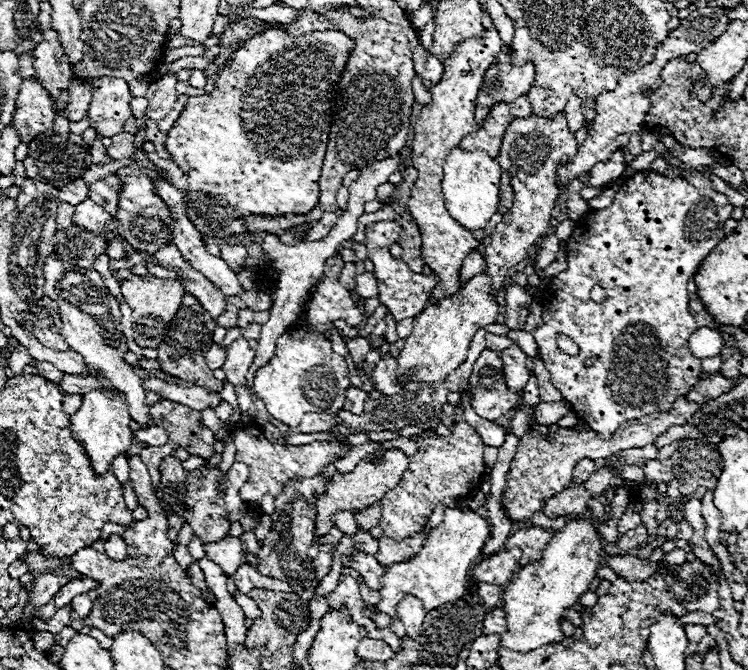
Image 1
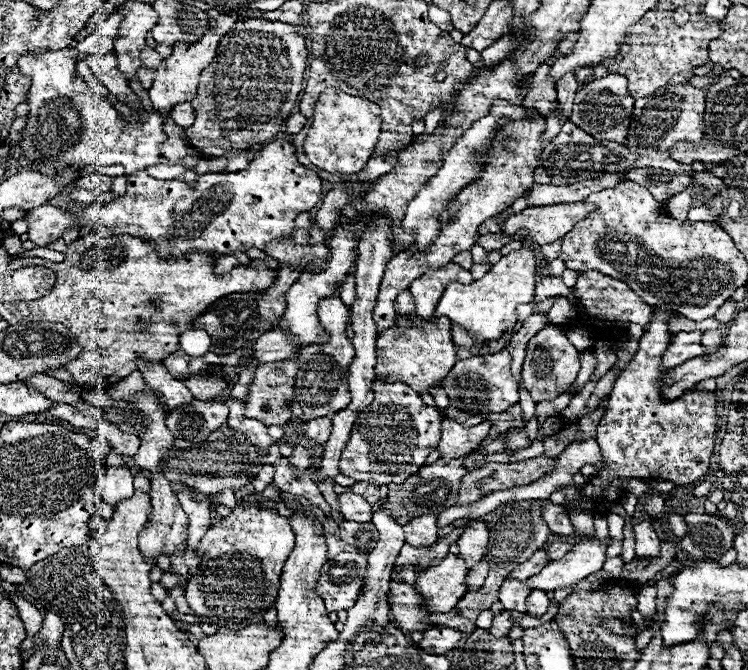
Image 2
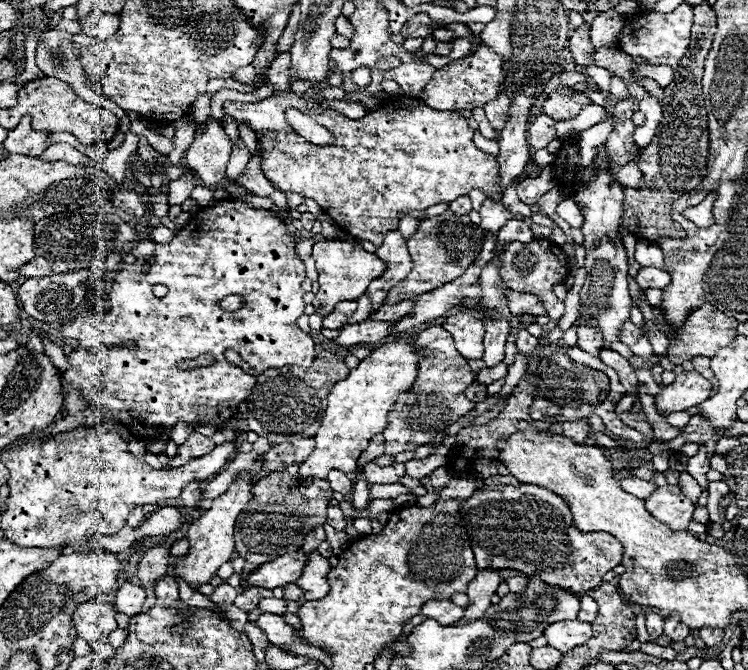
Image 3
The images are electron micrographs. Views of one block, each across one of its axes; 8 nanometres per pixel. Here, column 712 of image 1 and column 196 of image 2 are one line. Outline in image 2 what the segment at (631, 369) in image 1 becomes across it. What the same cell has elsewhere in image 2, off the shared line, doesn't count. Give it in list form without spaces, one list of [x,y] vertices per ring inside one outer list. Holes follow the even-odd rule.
[[[280,138],[266,144],[254,156],[254,160],[248,164],[246,170],[230,172],[230,174],[216,172],[216,174],[198,176],[198,186],[194,190],[186,182],[158,180],[158,178],[148,176],[142,170],[130,176],[124,196],[116,196],[112,202],[104,206],[92,204],[72,218],[68,212],[60,212],[56,206],[46,204],[46,206],[38,206],[26,212],[26,222],[28,222],[28,236],[38,246],[48,246],[52,240],[60,238],[64,228],[70,228],[70,226],[84,228],[84,226],[104,224],[112,228],[114,234],[132,234],[132,236],[140,236],[142,240],[156,242],[156,252],[160,256],[182,256],[192,248],[208,252],[208,254],[230,254],[236,250],[246,252],[248,248],[264,250],[268,242],[290,236],[294,230],[296,216],[302,212],[310,212],[318,204],[320,192],[322,192],[322,178],[316,172],[306,170],[306,166],[298,162],[296,148],[292,142]]]

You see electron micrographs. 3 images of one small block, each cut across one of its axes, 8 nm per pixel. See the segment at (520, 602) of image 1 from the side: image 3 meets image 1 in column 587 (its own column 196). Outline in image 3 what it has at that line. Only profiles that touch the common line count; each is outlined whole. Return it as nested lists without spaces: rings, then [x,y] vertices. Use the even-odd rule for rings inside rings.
[[[242,472],[242,476],[224,494],[220,494],[212,502],[212,508],[206,510],[188,528],[190,548],[188,548],[186,556],[176,558],[176,562],[172,564],[172,568],[174,568],[174,576],[182,578],[192,590],[198,590],[198,586],[208,584],[216,576],[218,568],[224,562],[232,560],[232,554],[234,554],[234,524],[236,524],[236,518],[242,512],[244,504],[250,500],[250,488],[252,488],[252,484],[254,484],[254,474],[252,472]]]

